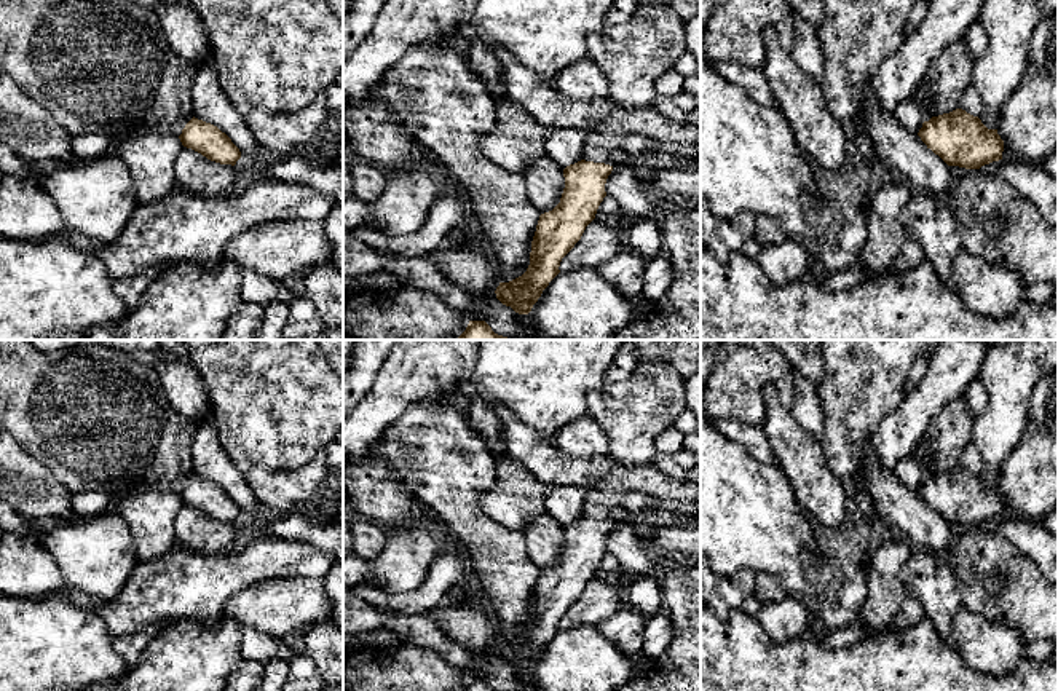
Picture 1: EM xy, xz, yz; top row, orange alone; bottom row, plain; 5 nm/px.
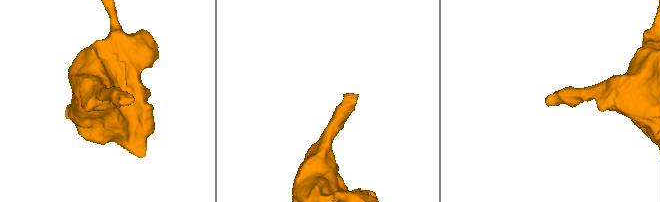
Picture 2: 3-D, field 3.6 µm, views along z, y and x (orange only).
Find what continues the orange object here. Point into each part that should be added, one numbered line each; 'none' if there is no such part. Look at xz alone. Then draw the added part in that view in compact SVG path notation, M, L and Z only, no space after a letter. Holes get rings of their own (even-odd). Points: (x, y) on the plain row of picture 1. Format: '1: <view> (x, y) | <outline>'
1: xz (611, 508) | M592 490L586 493L582 517L614 525L627 522L632 514L648 509L651 504L645 495L637 492L606 495Z

